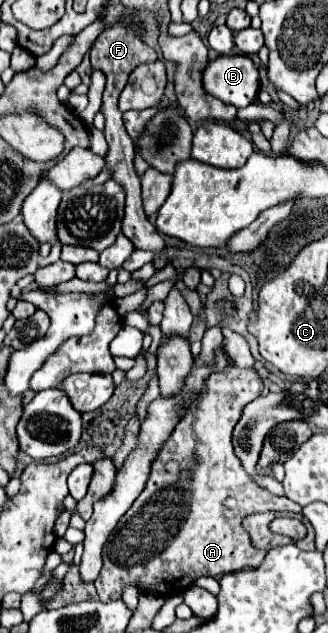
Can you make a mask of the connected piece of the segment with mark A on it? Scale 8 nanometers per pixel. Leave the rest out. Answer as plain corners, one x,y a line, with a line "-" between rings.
225,366
223,372
215,372
207,378
207,384
203,388
203,394
199,394
187,414
179,420
175,426
171,438
165,442
163,450
159,452
157,462
153,462
153,470
149,476
149,482
145,490
139,494
139,498
133,502
133,506
123,514
115,530
111,532
111,538
107,538
103,546
103,568
101,574
95,580
95,588
99,594
99,600
109,602
121,598
123,586
147,586
159,592
161,596
167,594
181,594
185,586
189,586
193,580
201,576
213,576
221,578
223,574
237,572
243,568
255,568
263,562
265,550
255,550
247,530
243,528
243,518
247,514
255,512
301,512
303,508
285,498
275,496
251,482
247,472
243,470
239,458
233,452
231,434
241,418
243,406
247,402
255,400
263,390
263,380
255,374
253,368
237,368
237,366

